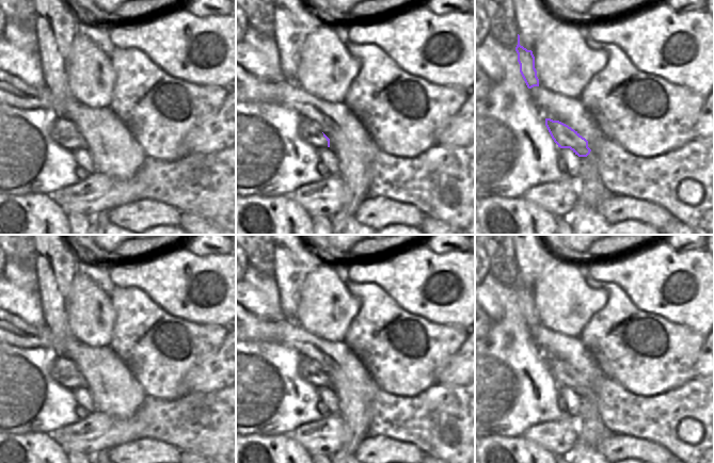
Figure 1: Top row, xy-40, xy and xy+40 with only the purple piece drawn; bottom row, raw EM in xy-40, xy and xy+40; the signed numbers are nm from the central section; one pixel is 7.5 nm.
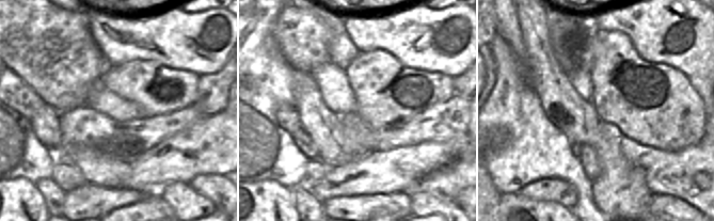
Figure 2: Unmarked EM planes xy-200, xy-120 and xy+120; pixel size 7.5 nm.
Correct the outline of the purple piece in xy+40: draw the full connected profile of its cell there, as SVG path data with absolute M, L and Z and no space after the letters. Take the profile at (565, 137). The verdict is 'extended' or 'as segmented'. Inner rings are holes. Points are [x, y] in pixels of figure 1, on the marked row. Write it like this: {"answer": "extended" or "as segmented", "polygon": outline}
{"answer": "as segmented", "polygon": "M545 118L545 126L558 147L570 148L578 157L587 157L590 154L588 141L568 125Z"}

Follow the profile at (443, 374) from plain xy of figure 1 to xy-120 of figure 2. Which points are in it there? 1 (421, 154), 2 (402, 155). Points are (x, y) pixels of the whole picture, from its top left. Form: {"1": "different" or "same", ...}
{"1": "different", "2": "different"}

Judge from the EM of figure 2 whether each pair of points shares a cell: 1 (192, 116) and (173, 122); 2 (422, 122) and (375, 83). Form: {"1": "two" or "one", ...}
{"1": "one", "2": "two"}

